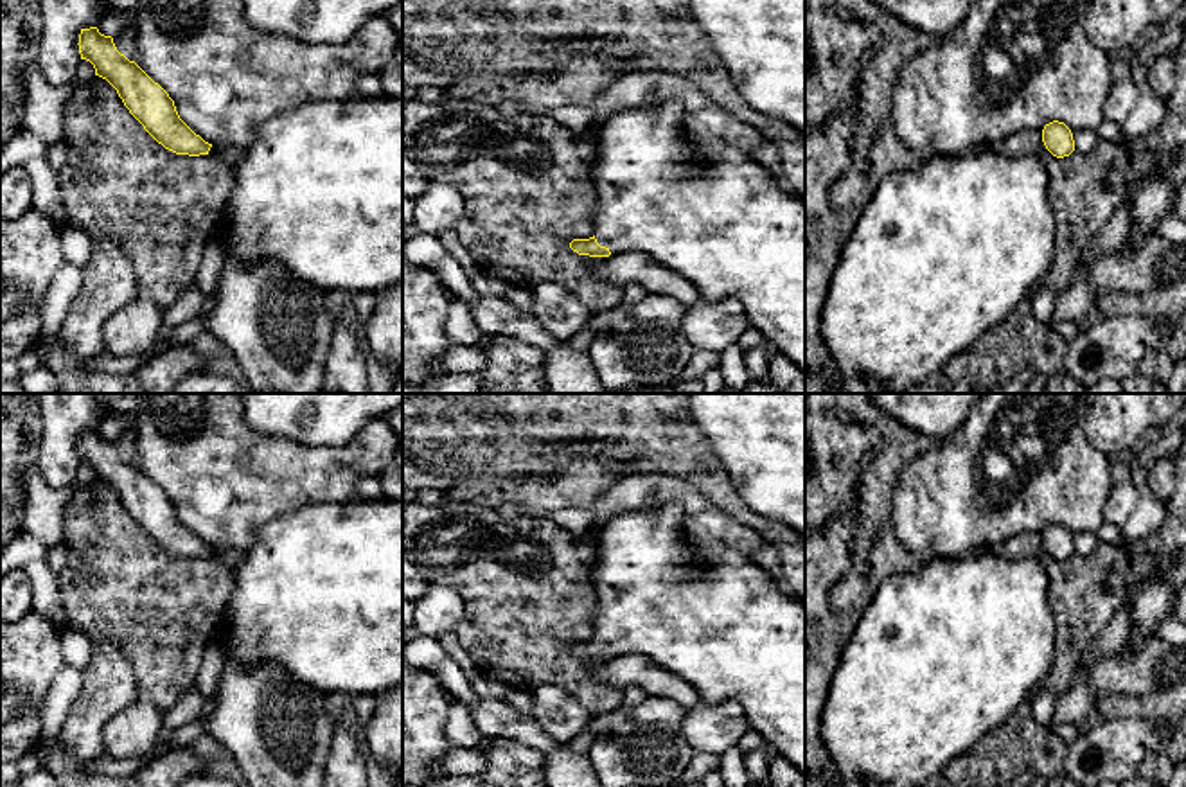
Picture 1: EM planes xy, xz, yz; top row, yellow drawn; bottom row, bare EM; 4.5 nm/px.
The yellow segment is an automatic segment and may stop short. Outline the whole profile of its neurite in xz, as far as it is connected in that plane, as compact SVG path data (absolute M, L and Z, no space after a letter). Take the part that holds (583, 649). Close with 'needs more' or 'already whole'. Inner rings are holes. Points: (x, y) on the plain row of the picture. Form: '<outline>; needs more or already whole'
M679 501L609 517L597 528L597 543L586 561L595 591L595 638L573 641L573 654L589 659L642 654L690 683L710 706L737 701L771 751L805 776L805 600L794 598L767 570L742 553L726 552L715 564L708 562L685 532Z; needs more

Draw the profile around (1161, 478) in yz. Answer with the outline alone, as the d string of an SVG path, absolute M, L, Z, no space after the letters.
M1168 455L1155 460L1155 464L1146 471L1145 482L1164 503L1170 501L1175 489L1175 473L1173 462Z

